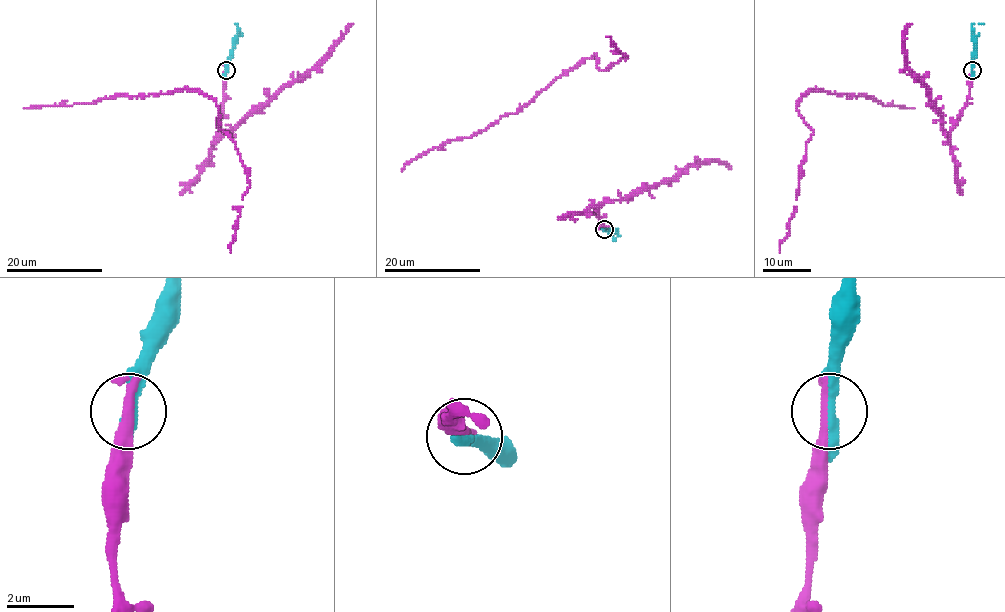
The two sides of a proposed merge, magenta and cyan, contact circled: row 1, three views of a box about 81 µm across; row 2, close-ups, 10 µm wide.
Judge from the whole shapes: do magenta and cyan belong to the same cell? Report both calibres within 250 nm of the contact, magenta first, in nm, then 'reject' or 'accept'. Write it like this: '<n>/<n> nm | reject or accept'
380/320 nm | accept

